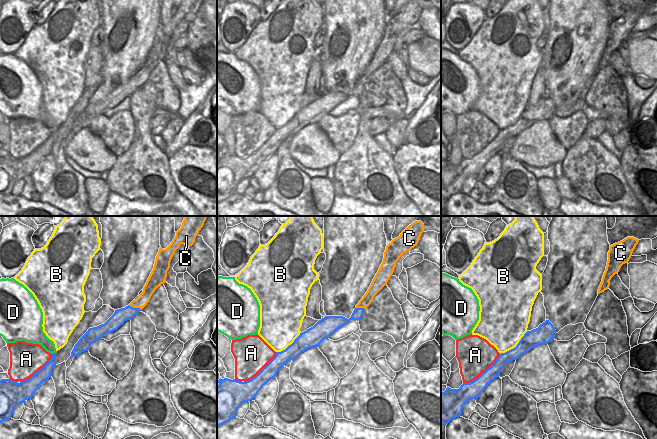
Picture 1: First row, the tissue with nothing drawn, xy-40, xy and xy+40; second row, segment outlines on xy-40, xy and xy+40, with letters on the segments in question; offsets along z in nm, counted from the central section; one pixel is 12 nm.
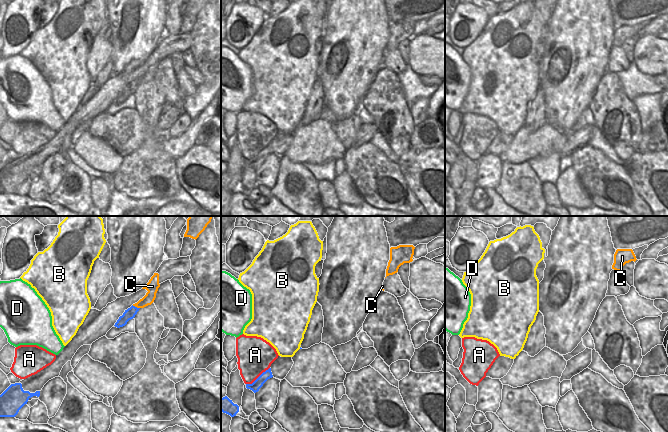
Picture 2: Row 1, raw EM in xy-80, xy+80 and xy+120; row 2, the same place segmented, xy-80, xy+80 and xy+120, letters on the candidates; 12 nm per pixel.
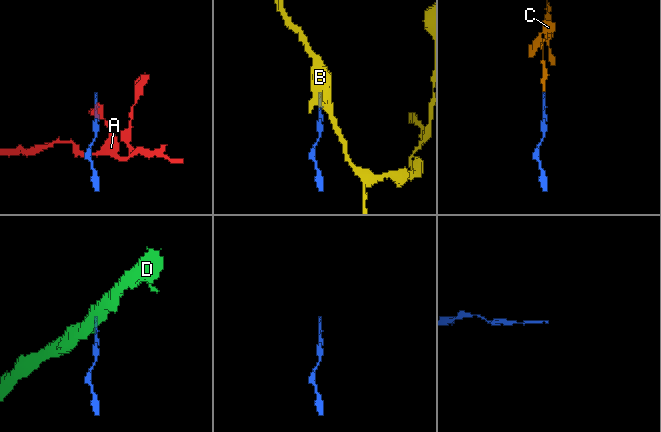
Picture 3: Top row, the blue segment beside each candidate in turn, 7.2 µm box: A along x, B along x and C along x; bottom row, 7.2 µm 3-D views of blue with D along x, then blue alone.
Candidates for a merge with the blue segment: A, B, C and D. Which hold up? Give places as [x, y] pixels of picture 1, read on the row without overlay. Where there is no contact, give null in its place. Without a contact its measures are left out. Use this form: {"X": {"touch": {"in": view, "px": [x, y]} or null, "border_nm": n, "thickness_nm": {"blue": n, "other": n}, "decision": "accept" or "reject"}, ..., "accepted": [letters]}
{"A": {"touch": {"in": "xy+40", "px": [483, 148]}, "border_nm": 600, "thickness_nm": {"blue": 190, "other": 440}, "decision": "reject"}, "B": {"touch": {"in": "xy+40", "px": [516, 122]}, "border_nm": 440, "thickness_nm": {"blue": 200, "other": 460}, "decision": "reject"}, "C": {"touch": {"in": "xy-40", "px": [134, 84]}, "border_nm": 170, "thickness_nm": {"blue": 170, "other": 140}, "decision": "reject"}, "D": {"touch": {"in": "xy-40", "px": [53, 129]}, "border_nm": 60, "thickness_nm": {"blue": 140, "other": 150}, "decision": "reject"}, "accepted": []}

